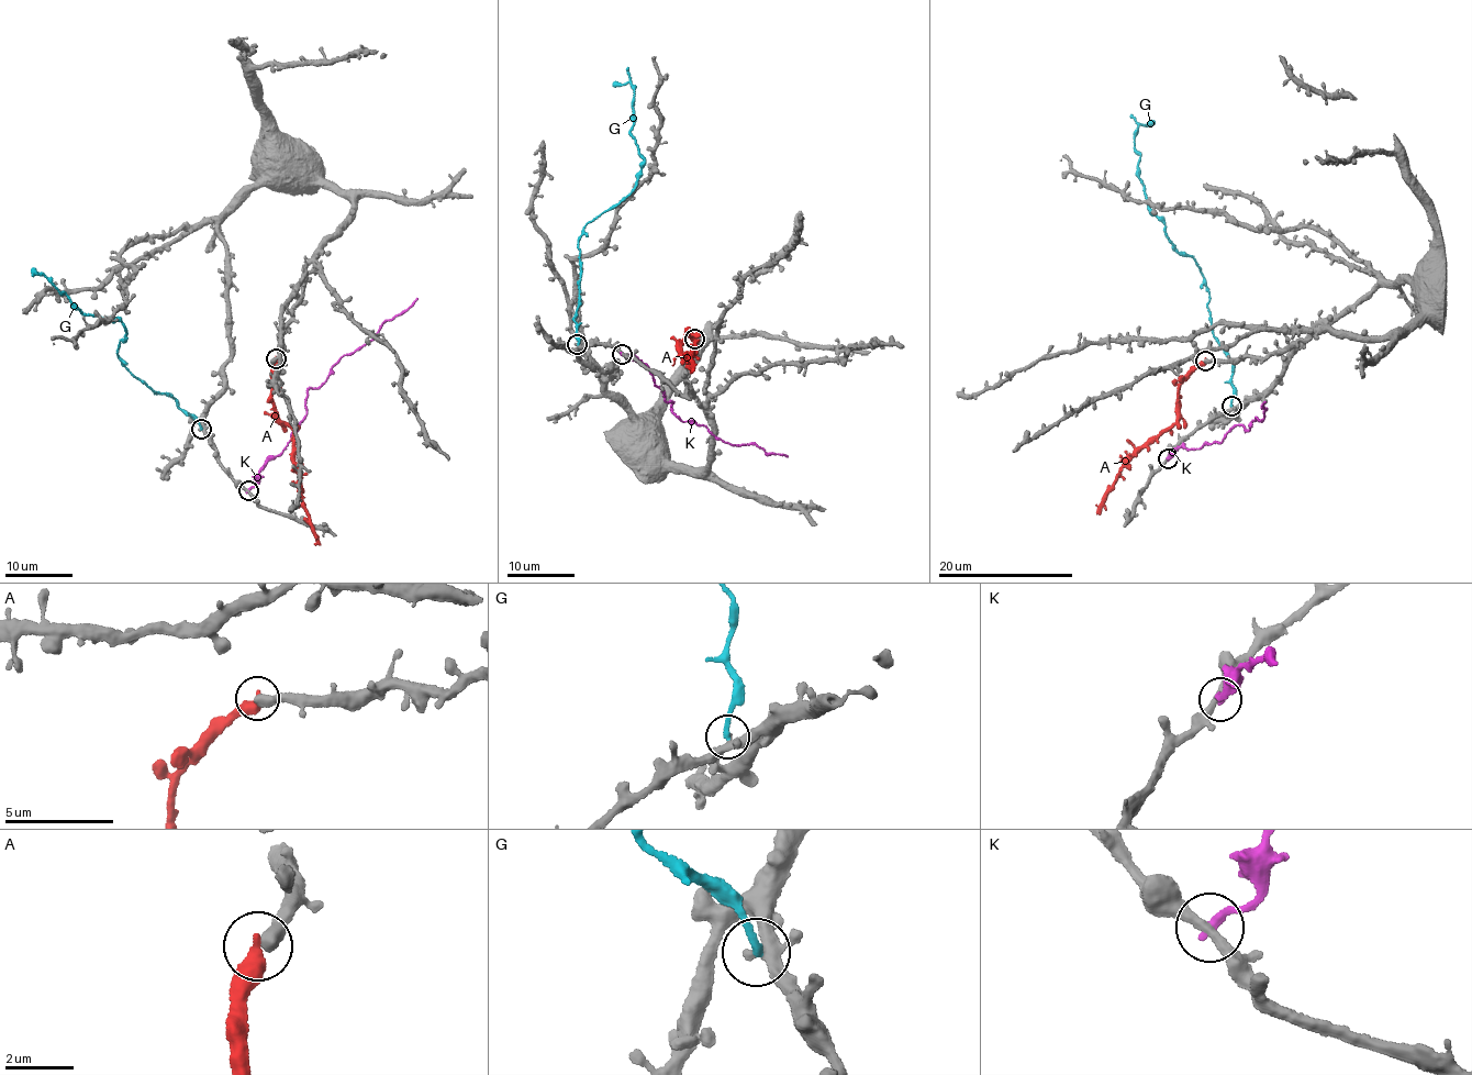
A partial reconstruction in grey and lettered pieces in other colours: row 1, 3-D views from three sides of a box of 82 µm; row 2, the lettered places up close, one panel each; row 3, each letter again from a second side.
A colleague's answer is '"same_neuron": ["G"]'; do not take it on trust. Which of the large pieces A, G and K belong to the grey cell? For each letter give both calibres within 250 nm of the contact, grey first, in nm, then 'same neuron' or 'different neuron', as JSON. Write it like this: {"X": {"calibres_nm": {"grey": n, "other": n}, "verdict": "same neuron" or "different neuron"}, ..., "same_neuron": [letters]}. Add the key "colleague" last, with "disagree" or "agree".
{"A": {"calibres_nm": {"grey": 480, "other": 480}, "verdict": "same neuron"}, "G": {"calibres_nm": {"grey": 260, "other": 220}, "verdict": "different neuron"}, "K": {"calibres_nm": {"grey": 300, "other": 280}, "verdict": "different neuron"}, "same_neuron": ["A"], "colleague": "disagree"}

